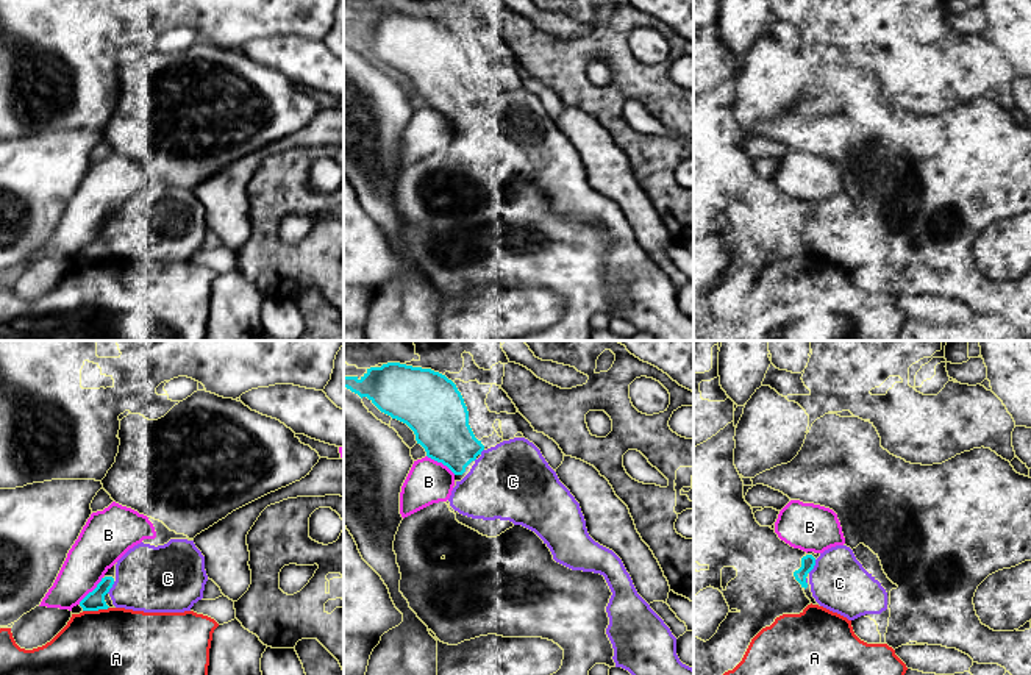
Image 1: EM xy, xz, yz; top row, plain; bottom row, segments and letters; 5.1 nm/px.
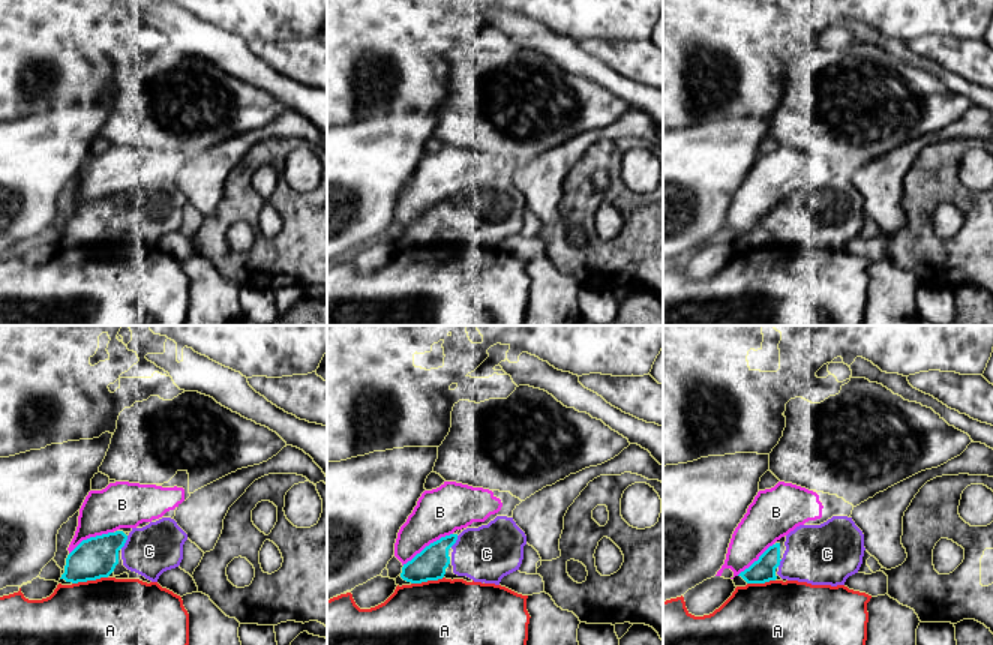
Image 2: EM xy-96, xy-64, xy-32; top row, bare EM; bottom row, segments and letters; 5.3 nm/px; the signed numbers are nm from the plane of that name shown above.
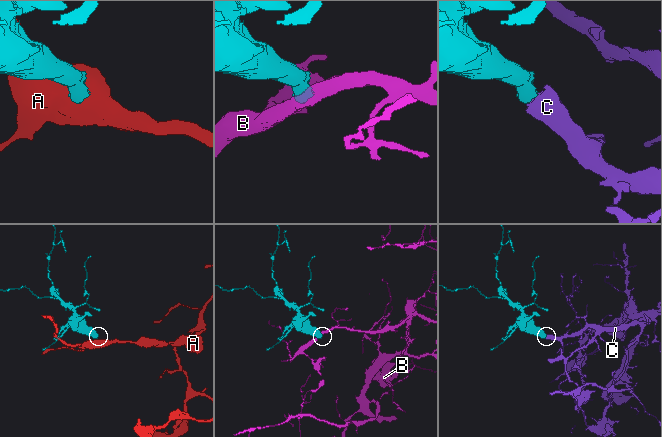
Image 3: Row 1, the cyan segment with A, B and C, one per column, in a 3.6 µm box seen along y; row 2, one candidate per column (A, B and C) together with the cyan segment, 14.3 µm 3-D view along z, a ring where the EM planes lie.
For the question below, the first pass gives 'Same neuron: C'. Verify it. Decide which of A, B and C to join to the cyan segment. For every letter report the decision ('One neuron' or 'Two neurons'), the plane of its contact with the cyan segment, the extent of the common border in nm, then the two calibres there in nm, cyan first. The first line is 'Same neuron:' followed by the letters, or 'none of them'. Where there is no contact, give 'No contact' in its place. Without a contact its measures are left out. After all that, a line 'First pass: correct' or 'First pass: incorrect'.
Same neuron: C
A: Two neurons. Touches cyan in xy. Shared border 140 nm. Thickness 100 nm (cyan) against 340 nm
B: Two neurons. Touches cyan in xy. Shared border 190 nm. Thickness 100 nm (cyan) against 240 nm
C: One neuron. Touches cyan in yz. Shared border 80 nm. Thickness 70 nm (cyan) against 300 nm
First pass: correct

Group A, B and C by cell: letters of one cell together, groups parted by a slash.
A / B / C

